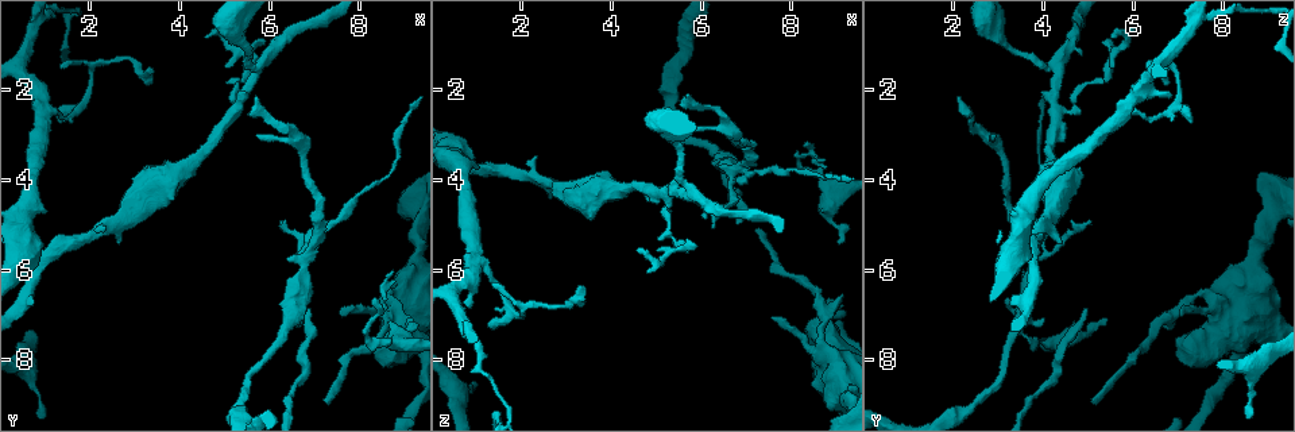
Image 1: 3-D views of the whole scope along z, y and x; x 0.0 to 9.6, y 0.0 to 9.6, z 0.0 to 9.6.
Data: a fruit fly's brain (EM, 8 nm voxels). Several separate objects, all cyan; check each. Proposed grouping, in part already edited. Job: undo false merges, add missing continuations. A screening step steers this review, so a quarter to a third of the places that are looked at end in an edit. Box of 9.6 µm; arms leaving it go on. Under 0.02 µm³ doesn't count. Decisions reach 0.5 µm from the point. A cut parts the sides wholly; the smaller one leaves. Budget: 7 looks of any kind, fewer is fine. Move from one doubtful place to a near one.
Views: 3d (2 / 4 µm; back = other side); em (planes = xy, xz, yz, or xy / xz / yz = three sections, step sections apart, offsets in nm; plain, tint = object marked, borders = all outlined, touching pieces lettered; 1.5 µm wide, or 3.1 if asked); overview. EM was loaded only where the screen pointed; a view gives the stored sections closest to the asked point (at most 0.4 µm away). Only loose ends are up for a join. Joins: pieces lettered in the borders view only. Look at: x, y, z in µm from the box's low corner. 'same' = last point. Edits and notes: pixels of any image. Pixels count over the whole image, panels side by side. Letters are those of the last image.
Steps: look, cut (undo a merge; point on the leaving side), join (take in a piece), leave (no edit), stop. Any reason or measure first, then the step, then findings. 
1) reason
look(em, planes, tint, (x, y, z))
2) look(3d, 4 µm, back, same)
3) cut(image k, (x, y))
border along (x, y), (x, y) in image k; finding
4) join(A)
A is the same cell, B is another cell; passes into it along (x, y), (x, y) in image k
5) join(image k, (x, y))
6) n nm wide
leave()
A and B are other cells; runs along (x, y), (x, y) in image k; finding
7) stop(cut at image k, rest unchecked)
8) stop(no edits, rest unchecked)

free end
look(3d, 4 µm, back, (2.65, 5.45, 4.45))

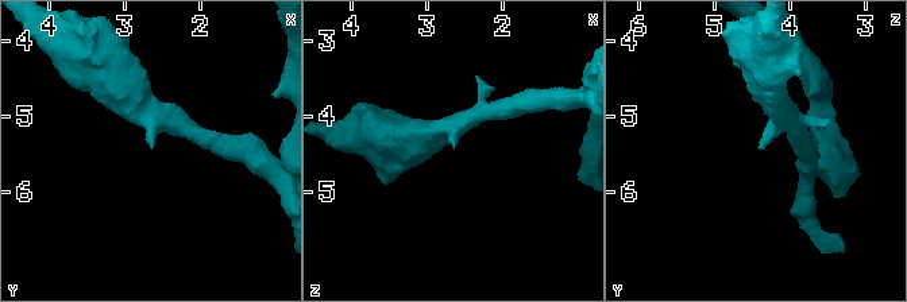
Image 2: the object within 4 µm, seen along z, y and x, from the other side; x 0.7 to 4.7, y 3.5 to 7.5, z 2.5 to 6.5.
look(em, yz, step 8, borders, (2.65, 5.35, 4.40))

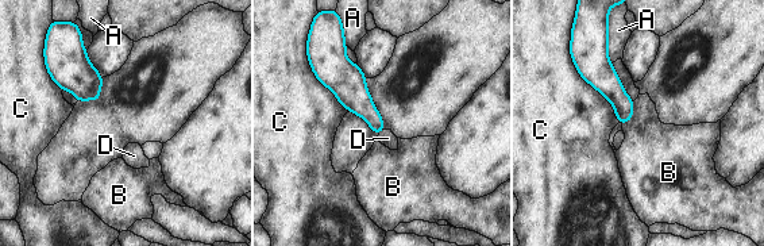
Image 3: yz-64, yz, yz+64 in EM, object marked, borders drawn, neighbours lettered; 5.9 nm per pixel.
another direction
look(em, planes, borders, same)

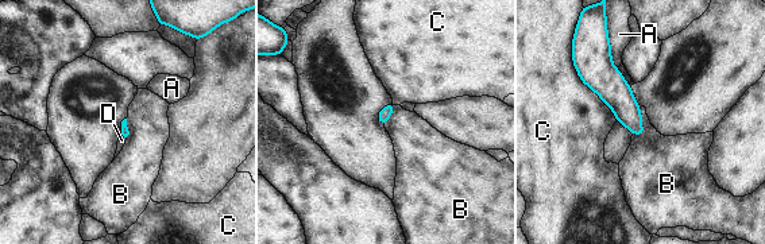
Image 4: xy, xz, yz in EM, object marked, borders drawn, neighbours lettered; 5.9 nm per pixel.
join(D)
D is the same cell, A, B and C are other cells; passes into it along (124, 130), (124, 136), (122, 140) in image 4; the neuron continues

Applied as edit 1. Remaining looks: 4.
redraw
look(overview)

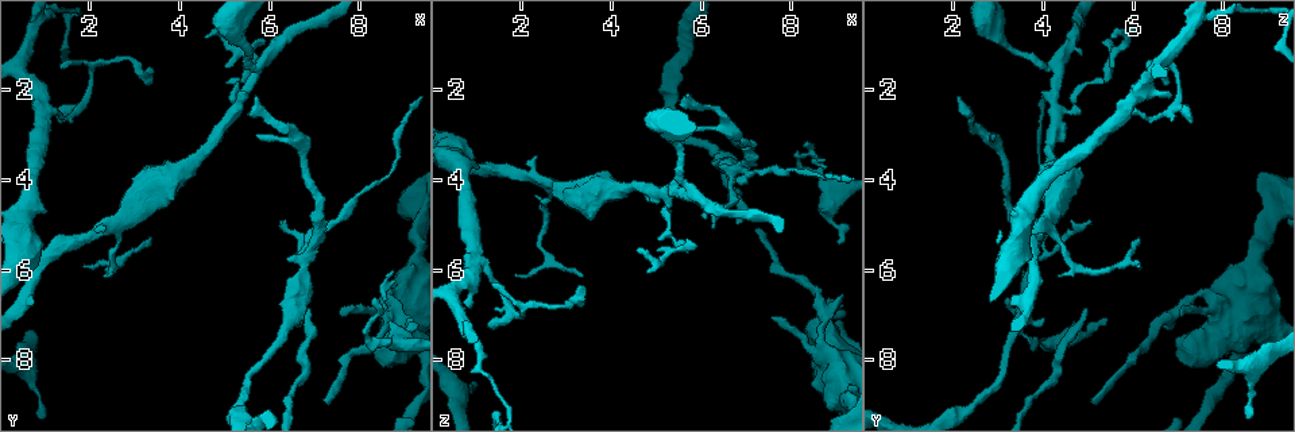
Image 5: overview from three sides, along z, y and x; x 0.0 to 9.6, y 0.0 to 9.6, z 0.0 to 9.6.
tapers out
look(3d, 4 µm, (7.55, 7.05, 7.05))

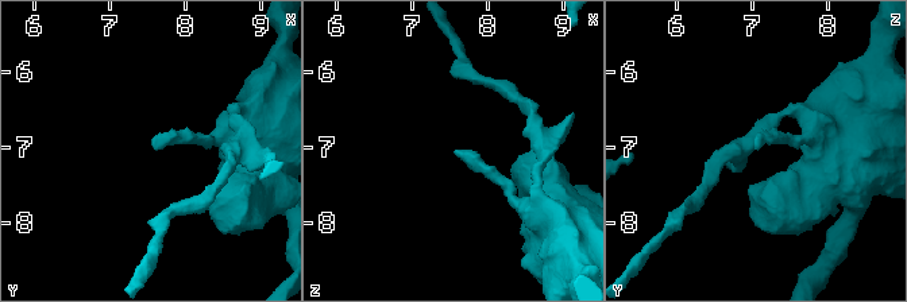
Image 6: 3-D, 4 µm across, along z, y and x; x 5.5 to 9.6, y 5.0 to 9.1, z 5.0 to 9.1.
shape alone is not enough
look(em, planes, borders, (7.55, 6.95, 7.05))

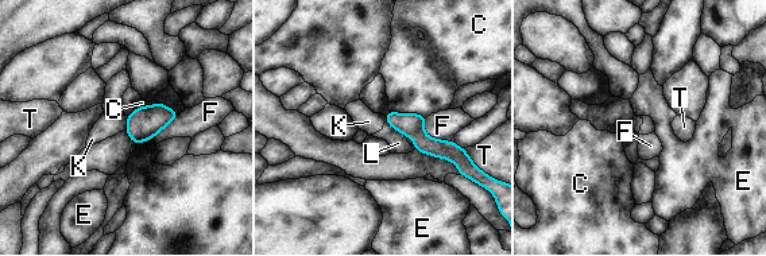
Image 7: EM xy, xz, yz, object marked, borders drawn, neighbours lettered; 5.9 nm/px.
140 nm wide
leave()
C, E, F, K, L and T are other cells; none of them fits

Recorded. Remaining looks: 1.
stop(join at image 4, rest unchecked)

